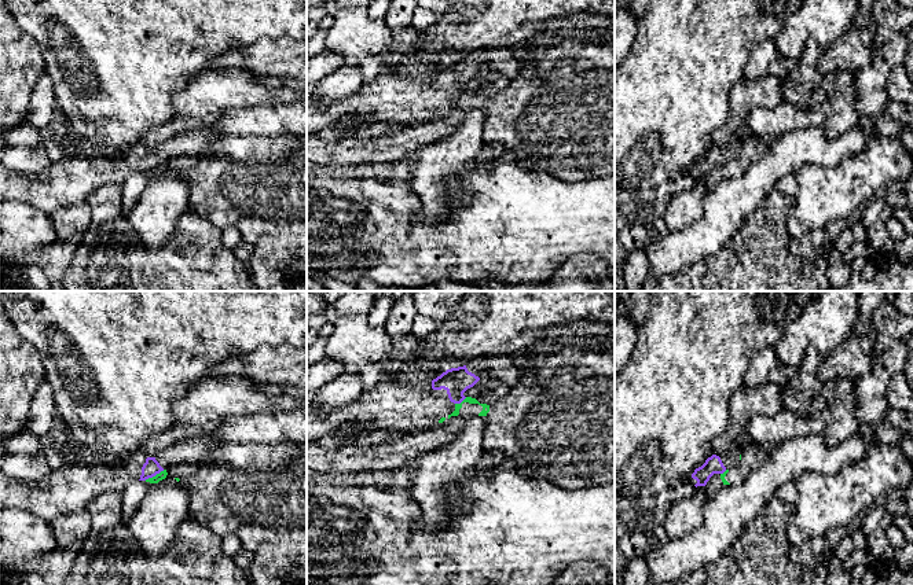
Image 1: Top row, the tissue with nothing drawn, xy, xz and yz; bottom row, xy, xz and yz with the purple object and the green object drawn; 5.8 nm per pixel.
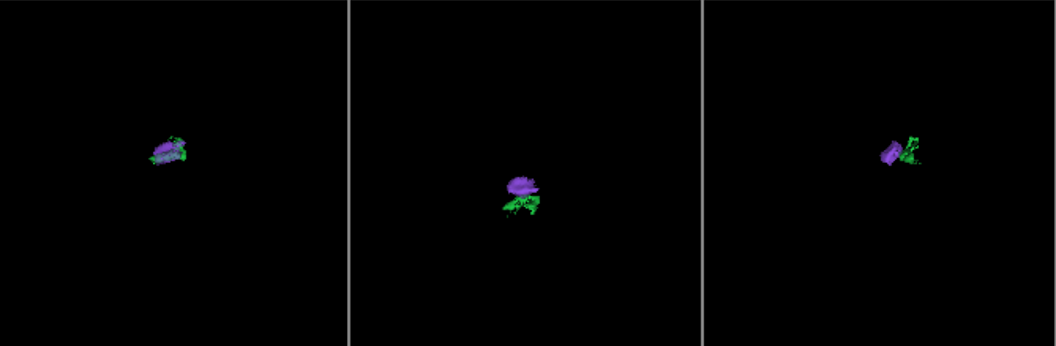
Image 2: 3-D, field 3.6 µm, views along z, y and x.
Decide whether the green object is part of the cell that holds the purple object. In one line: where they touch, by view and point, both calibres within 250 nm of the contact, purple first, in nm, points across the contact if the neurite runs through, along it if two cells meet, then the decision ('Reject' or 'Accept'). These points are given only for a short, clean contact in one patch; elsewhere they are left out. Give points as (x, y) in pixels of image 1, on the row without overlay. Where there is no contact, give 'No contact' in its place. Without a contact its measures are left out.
Touches purple at xy (154, 168). Thickness 100 nm (purple) against 50 nm. Boundary: xy (164, 162), (145, 172). Reject

